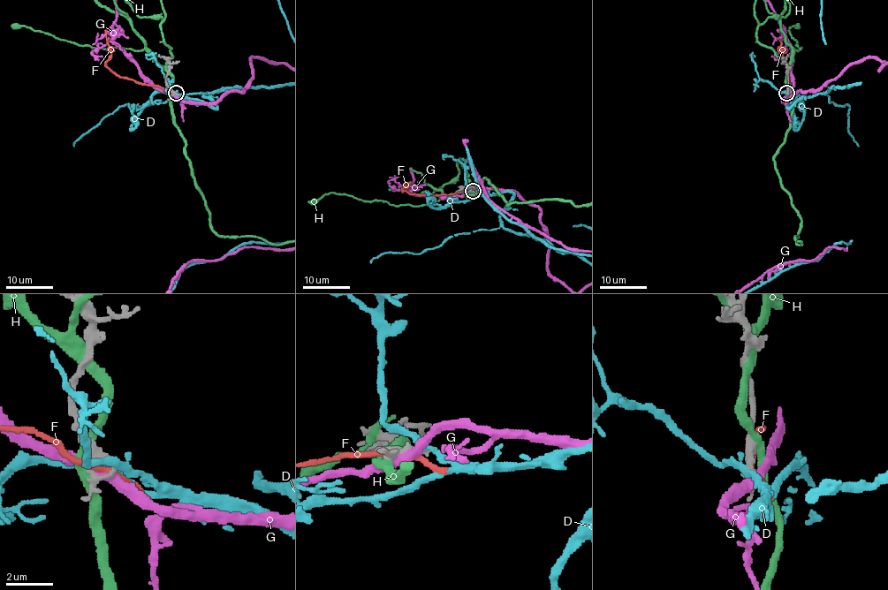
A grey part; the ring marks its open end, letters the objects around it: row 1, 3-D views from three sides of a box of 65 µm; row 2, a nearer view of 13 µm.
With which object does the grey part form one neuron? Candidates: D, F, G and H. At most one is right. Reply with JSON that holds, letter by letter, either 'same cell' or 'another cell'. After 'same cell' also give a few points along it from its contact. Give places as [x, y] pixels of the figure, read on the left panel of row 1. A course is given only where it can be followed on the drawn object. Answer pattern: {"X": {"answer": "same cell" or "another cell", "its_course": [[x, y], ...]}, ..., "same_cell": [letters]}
{"D": {"answer": "same cell"}, "F": {"answer": "another cell"}, "G": {"answer": "another cell"}, "H": {"answer": "another cell"}, "same_cell": ["D"]}

